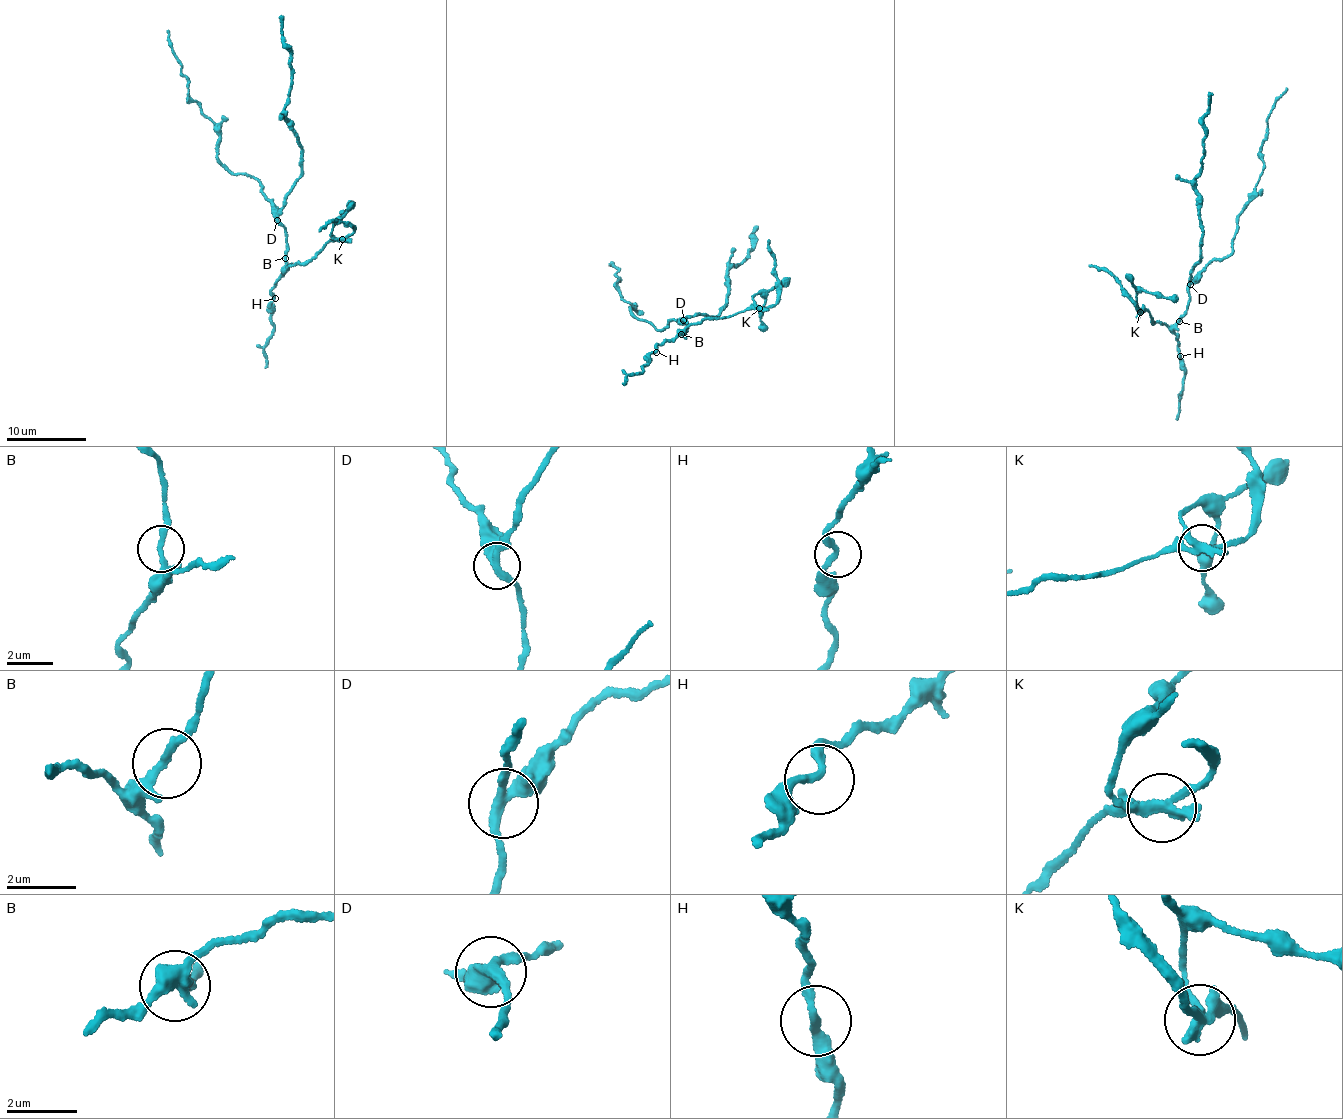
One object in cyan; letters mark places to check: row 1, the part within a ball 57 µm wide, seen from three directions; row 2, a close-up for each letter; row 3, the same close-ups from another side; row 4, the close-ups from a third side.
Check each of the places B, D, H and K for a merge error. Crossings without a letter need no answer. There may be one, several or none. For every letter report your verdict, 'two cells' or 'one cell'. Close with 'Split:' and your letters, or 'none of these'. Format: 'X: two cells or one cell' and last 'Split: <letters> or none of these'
B: one cell
D: two cells
H: one cell
K: two cells
Split: D, K

